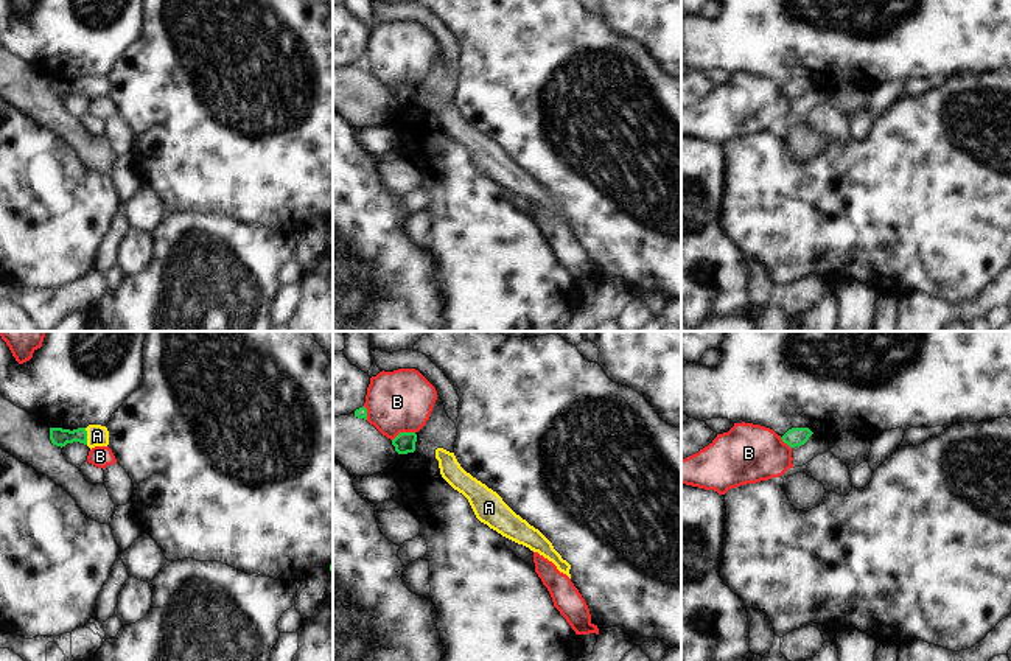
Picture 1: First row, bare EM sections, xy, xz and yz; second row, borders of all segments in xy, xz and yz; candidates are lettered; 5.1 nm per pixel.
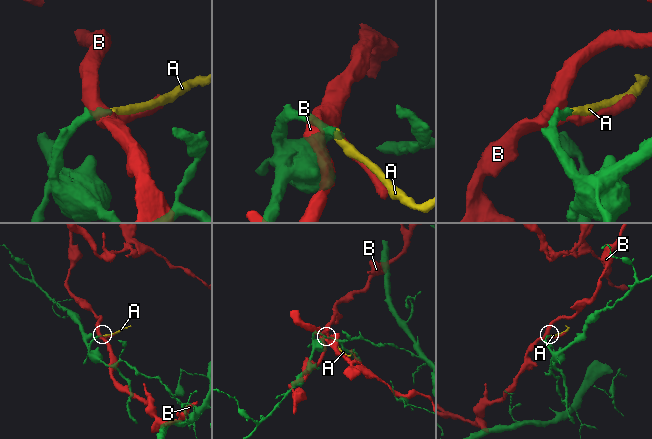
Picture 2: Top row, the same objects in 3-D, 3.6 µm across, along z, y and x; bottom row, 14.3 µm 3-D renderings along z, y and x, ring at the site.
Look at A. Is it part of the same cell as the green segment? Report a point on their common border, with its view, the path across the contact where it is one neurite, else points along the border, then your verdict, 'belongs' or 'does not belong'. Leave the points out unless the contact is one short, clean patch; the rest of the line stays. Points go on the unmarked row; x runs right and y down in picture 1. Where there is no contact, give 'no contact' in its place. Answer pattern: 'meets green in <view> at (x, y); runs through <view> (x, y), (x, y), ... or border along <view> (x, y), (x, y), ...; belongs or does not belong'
meets green in xy at (86, 87); runs through xy (58, 87), (86, 87), (97, 87); belongs

